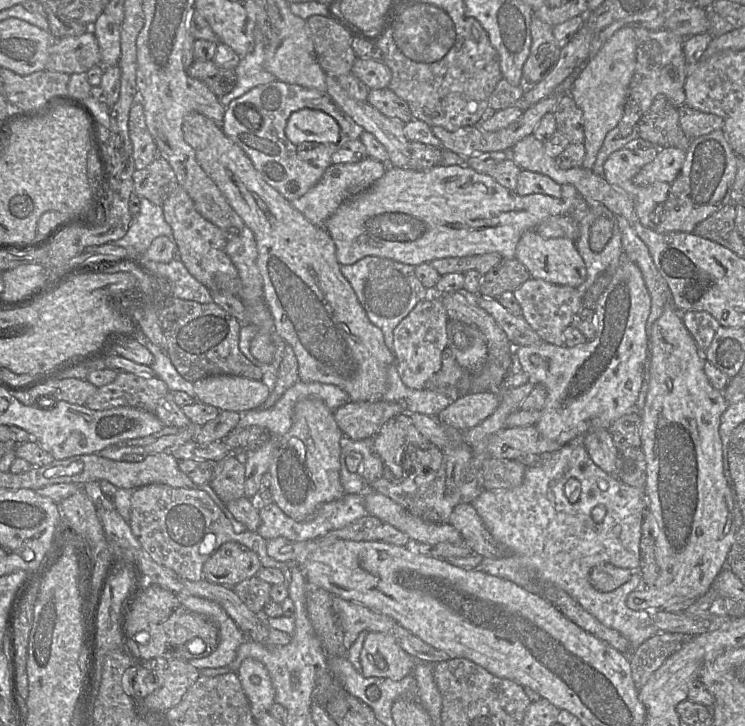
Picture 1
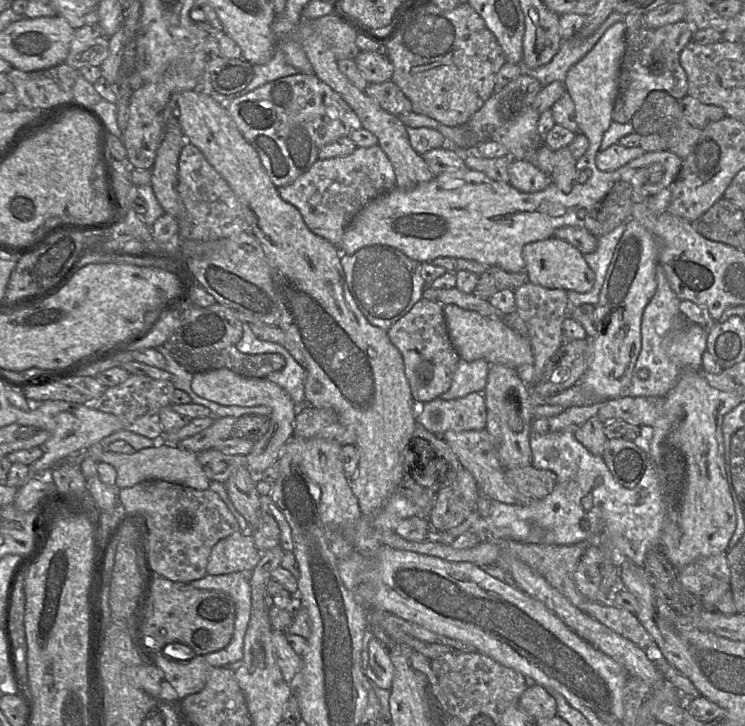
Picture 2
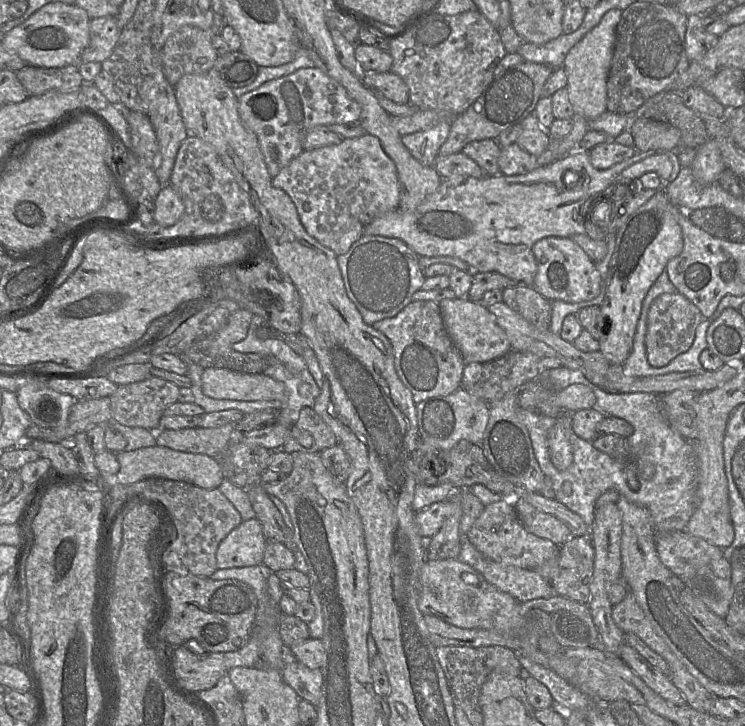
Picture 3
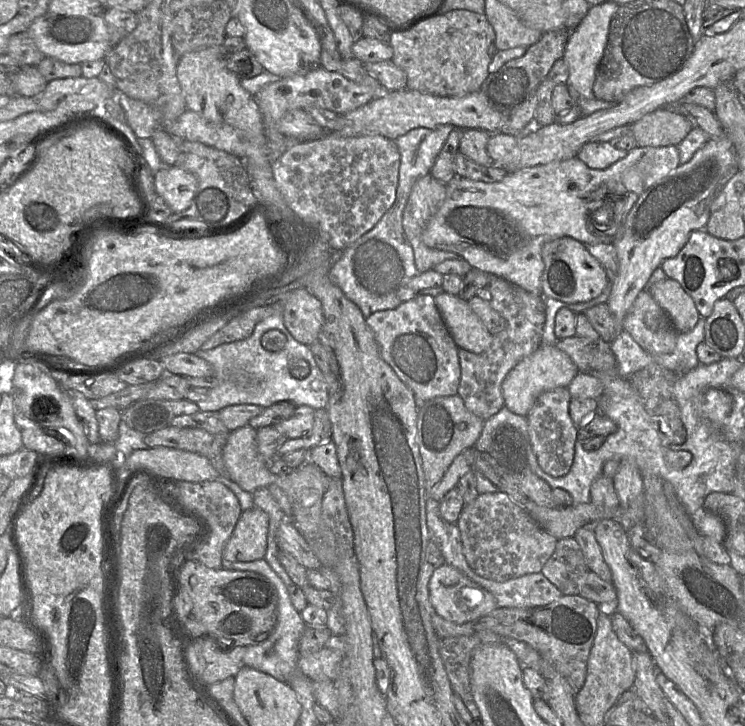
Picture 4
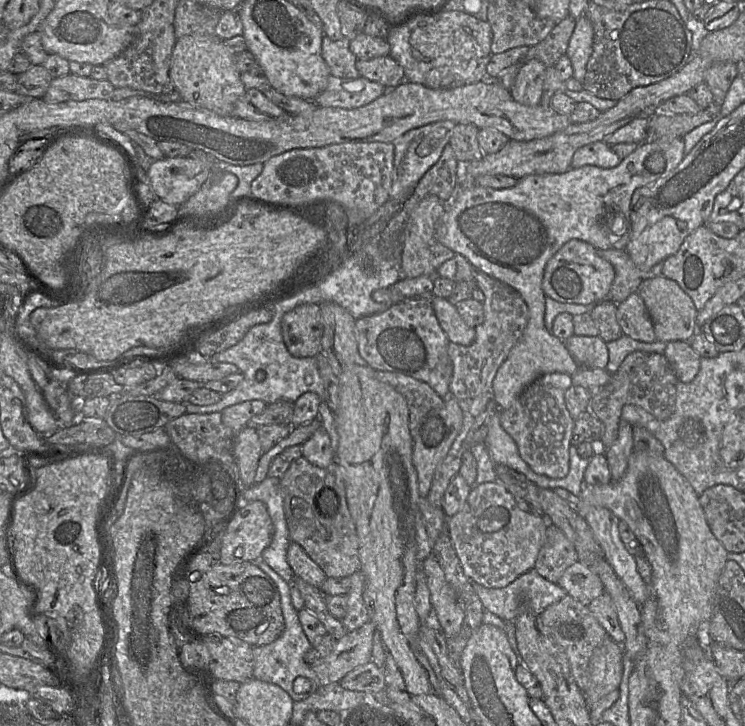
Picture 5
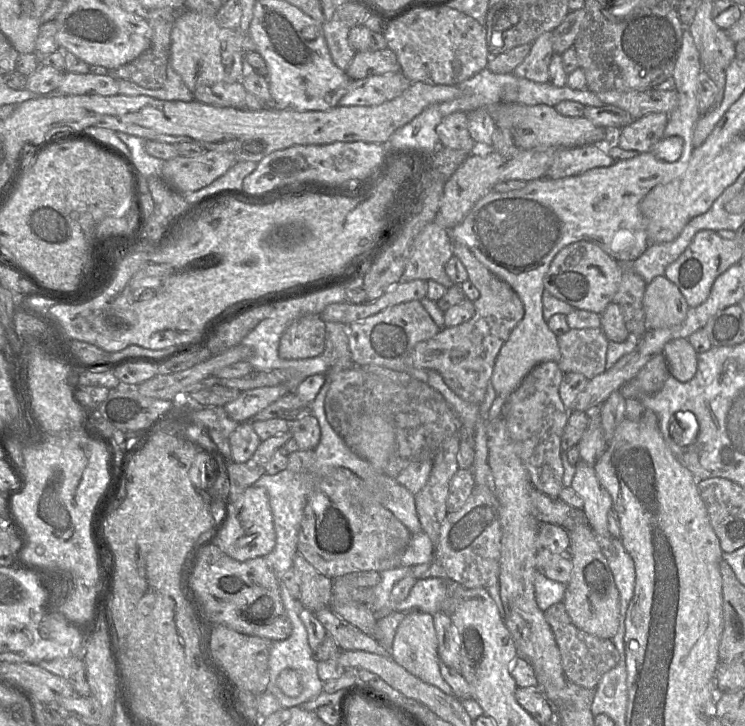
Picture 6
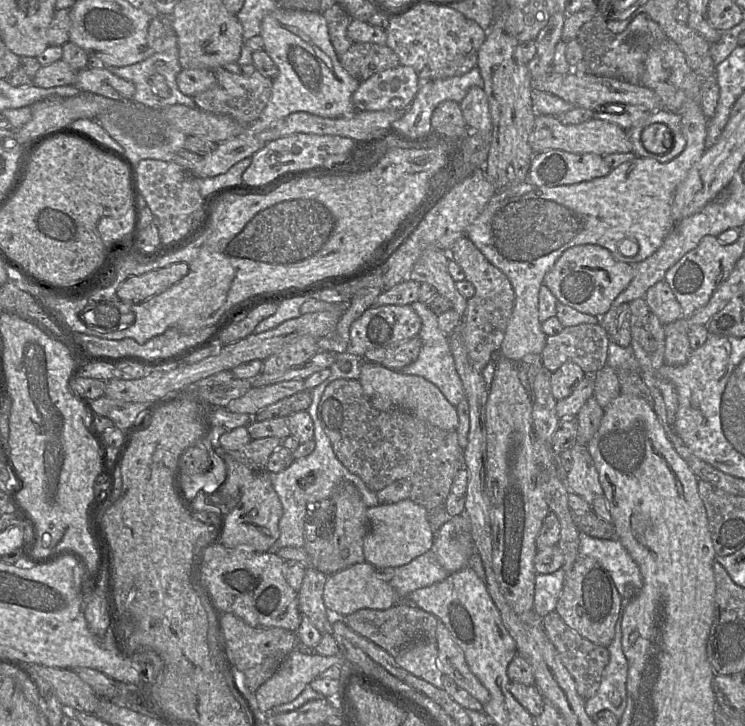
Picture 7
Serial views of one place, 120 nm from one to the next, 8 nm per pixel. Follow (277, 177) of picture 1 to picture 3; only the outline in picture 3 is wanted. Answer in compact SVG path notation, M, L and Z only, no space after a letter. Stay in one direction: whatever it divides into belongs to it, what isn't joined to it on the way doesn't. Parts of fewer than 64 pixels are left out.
M311 67L266 81L242 95L238 98L238 111L243 123L256 134L269 174L274 178L304 151L303 140L312 128L357 121L361 106L339 82Z

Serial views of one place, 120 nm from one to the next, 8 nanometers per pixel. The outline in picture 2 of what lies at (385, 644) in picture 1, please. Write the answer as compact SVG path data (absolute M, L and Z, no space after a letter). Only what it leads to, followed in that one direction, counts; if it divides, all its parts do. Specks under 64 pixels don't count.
M376 635L369 641L369 660L365 674L372 684L390 689L395 673L387 646Z

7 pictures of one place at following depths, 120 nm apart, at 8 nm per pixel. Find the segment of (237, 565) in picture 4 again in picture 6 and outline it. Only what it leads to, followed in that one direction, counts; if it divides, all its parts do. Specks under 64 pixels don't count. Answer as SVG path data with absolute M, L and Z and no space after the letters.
M278 575L277 577L279 580L281 598L286 613L292 624L292 633L285 640L273 641L271 643L269 660L268 660L269 682L266 687L266 692L275 696L279 701L281 707L287 707L287 706L294 705L295 703L299 703L300 698L296 700L289 700L288 698L291 697L288 697L282 693L282 691L276 686L276 680L279 674L285 669L294 669L298 671L298 673L301 675L301 682L304 689L305 685L307 684L307 676L309 676L309 678L314 678L314 673L318 673L318 667L317 667L318 662L313 659L313 655L312 655L313 649L311 649L311 647L309 646L307 631L299 615L302 606L300 605L298 600L292 597L292 595L289 593L289 591L287 590L286 586L284 585L280 577Z

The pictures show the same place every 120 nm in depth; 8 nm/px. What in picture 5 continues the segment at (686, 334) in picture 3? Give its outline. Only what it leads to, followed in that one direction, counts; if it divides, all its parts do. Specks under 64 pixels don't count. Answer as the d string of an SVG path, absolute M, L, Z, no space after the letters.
M638 292L617 304L617 321L623 334L642 342L656 341L652 319Z

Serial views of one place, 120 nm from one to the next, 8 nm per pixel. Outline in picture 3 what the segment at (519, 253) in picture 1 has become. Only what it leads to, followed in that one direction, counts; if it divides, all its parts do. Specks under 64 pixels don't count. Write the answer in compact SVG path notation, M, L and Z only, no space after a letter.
M546 237L532 247L538 264L533 288L549 301L578 303L592 300L601 290L602 278L596 263L571 237Z

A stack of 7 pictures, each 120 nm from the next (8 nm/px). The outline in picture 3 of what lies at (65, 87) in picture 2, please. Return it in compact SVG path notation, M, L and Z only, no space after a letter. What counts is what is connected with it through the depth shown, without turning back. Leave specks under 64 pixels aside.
M73 64L62 68L27 65L17 71L16 75L29 96L42 95L51 90L71 93L80 91L84 84L78 65Z

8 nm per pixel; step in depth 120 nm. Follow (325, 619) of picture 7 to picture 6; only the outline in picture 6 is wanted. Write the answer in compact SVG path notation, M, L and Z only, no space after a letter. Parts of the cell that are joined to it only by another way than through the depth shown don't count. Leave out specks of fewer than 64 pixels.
M298 552L293 559L292 567L299 576L300 598L303 608L315 613L332 605L332 579L319 573Z

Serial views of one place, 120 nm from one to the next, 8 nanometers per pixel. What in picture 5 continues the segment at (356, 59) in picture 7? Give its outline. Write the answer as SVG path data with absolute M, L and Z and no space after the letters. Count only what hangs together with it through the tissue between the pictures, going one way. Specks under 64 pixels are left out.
M390 55L370 60L357 59L356 68L360 76L381 83L387 89L394 89L405 81L403 67Z

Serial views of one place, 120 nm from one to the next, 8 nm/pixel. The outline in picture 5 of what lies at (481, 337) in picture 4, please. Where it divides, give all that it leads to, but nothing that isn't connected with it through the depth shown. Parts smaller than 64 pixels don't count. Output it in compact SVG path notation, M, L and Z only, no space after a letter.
M434 296L432 306L450 342L463 346L469 346L474 342L475 327L470 327L464 322L455 305L445 298Z

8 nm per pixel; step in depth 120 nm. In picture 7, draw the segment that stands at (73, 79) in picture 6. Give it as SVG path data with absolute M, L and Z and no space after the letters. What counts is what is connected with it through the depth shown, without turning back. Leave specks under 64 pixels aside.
M87 66L77 72L74 85L81 92L91 92L113 100L131 100L135 94L135 85L109 68Z

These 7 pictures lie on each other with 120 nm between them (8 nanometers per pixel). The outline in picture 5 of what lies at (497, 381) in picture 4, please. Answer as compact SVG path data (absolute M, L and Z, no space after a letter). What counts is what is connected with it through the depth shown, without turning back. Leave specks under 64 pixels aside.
M474 267L473 280L485 296L482 303L485 319L475 327L475 340L471 345L463 346L450 342L447 349L453 364L450 393L456 397L462 409L463 425L448 454L438 465L426 496L430 504L438 508L442 508L445 490L459 472L463 453L468 448L469 432L486 425L491 415L499 409L493 392L493 380L499 367L521 339L529 319L527 304L515 289Z

